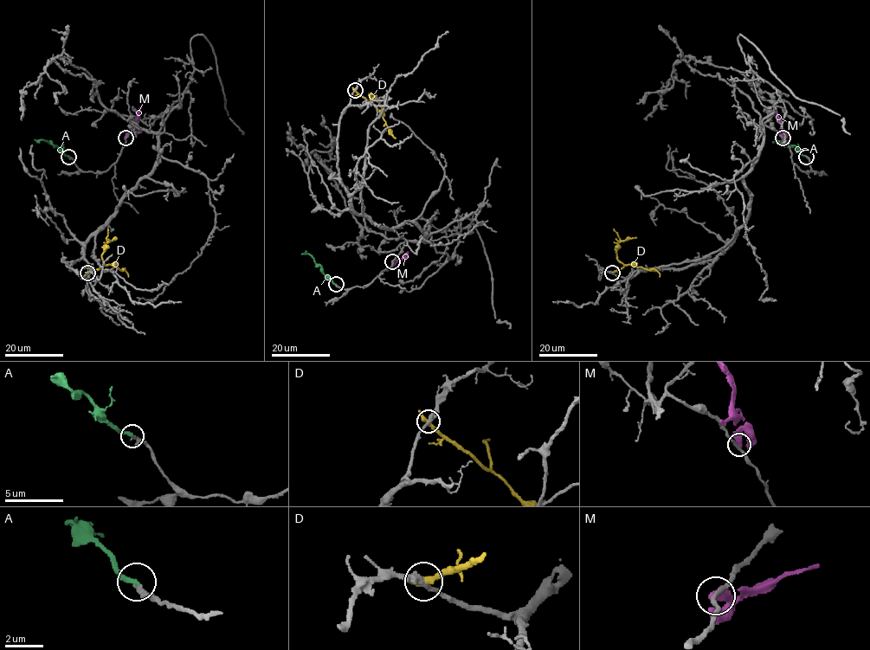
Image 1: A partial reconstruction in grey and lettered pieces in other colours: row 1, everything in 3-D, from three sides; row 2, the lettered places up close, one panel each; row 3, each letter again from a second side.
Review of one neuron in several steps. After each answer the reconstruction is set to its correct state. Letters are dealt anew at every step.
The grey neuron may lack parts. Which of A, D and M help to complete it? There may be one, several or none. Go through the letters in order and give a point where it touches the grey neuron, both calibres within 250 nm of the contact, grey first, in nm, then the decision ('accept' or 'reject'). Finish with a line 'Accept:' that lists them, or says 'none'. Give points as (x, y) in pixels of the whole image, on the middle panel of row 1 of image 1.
A: meets grey at (336, 284); 200 nm thick on the grey side, 300 nm on the other; accept
D: meets grey at (355, 90); 300 nm thick on the grey side, 400 nm on the other; reject
M: meets grey at (392, 261); 220 nm thick on the grey side, 420 nm on the other; reject
Accept: A

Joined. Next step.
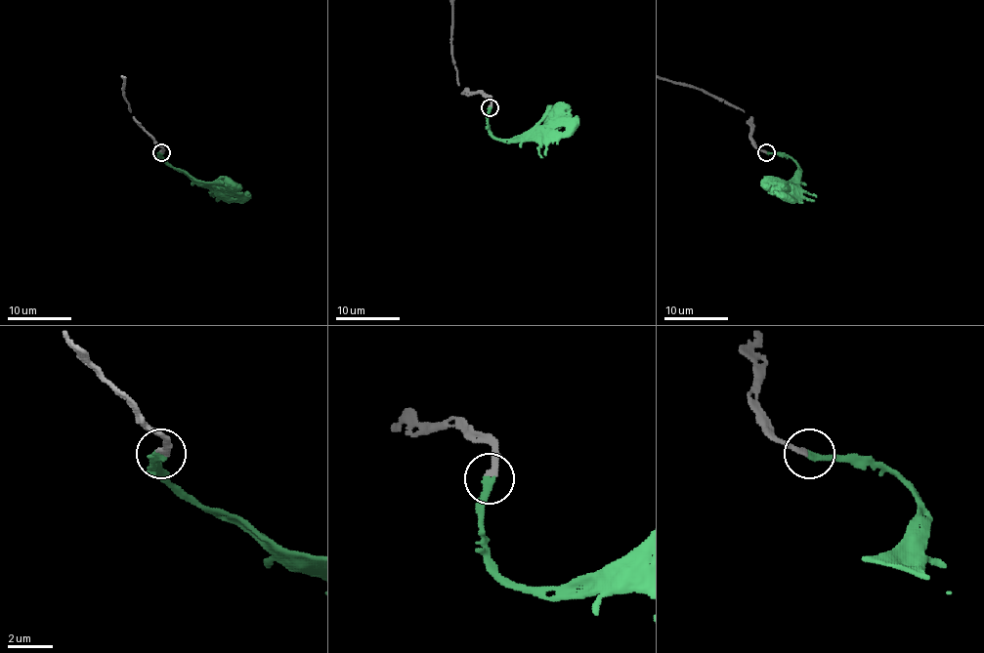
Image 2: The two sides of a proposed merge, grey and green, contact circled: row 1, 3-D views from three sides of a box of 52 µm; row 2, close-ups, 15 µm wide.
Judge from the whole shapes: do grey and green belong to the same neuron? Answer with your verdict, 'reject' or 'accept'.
accept

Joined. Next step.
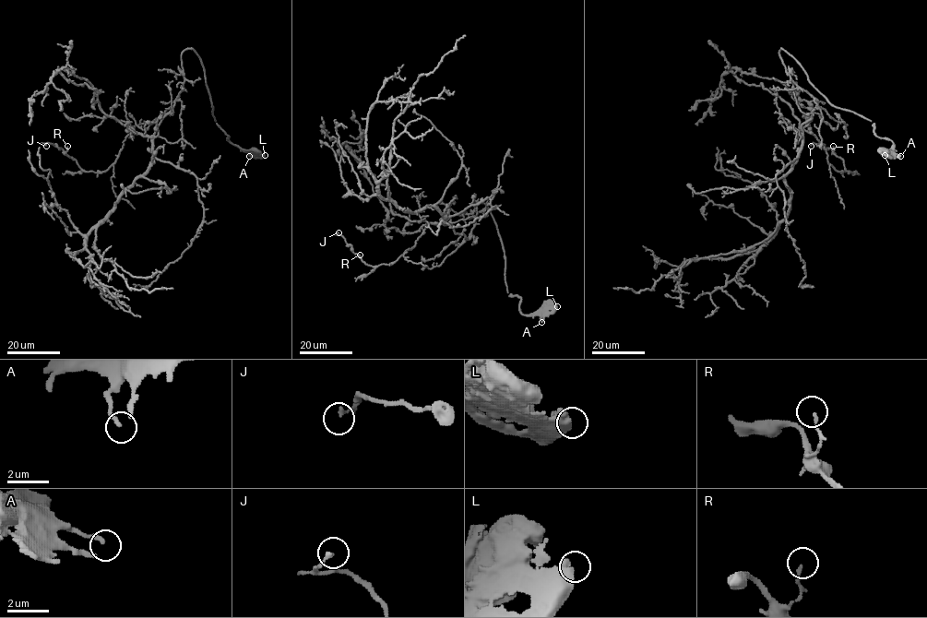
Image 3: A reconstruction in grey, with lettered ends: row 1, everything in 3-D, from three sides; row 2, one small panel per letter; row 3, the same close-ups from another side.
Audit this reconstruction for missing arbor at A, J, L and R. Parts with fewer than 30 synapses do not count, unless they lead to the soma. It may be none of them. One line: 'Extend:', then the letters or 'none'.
Extend: none

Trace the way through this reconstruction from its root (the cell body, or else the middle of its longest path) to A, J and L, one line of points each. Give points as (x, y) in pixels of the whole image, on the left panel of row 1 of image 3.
A: (153, 141), (154, 130), (182, 90), (182, 53), (192, 49), (205, 72), (214, 121), (227, 139), (249, 156)
J: (153, 141), (134, 130), (123, 142), (117, 160), (106, 170), (97, 172), (83, 171), (54, 144), (46, 146)
L: (153, 141), (154, 130), (182, 90), (182, 53), (192, 49), (205, 72), (217, 124), (231, 142), (265, 155)

